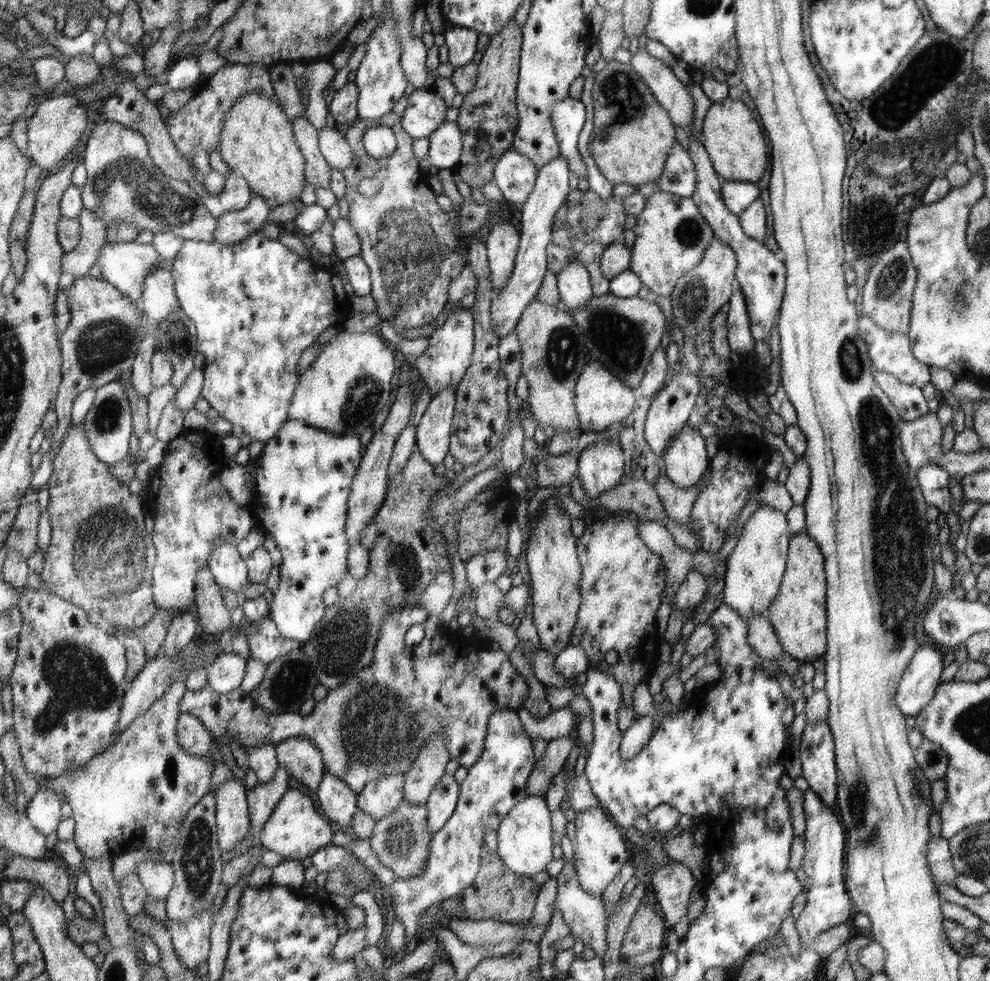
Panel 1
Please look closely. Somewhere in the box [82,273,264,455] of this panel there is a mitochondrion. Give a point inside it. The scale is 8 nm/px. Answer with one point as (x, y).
(107, 417)

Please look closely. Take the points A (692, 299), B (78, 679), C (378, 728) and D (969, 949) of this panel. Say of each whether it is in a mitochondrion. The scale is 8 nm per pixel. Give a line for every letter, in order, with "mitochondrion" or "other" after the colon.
A: mitochondrion
B: mitochondrion
C: mitochondrion
D: other

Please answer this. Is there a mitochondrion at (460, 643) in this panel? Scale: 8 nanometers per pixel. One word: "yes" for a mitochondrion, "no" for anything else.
no

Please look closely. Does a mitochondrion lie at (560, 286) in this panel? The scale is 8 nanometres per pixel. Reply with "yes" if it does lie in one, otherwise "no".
no

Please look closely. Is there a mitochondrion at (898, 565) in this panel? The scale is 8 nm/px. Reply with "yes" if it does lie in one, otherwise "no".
yes

